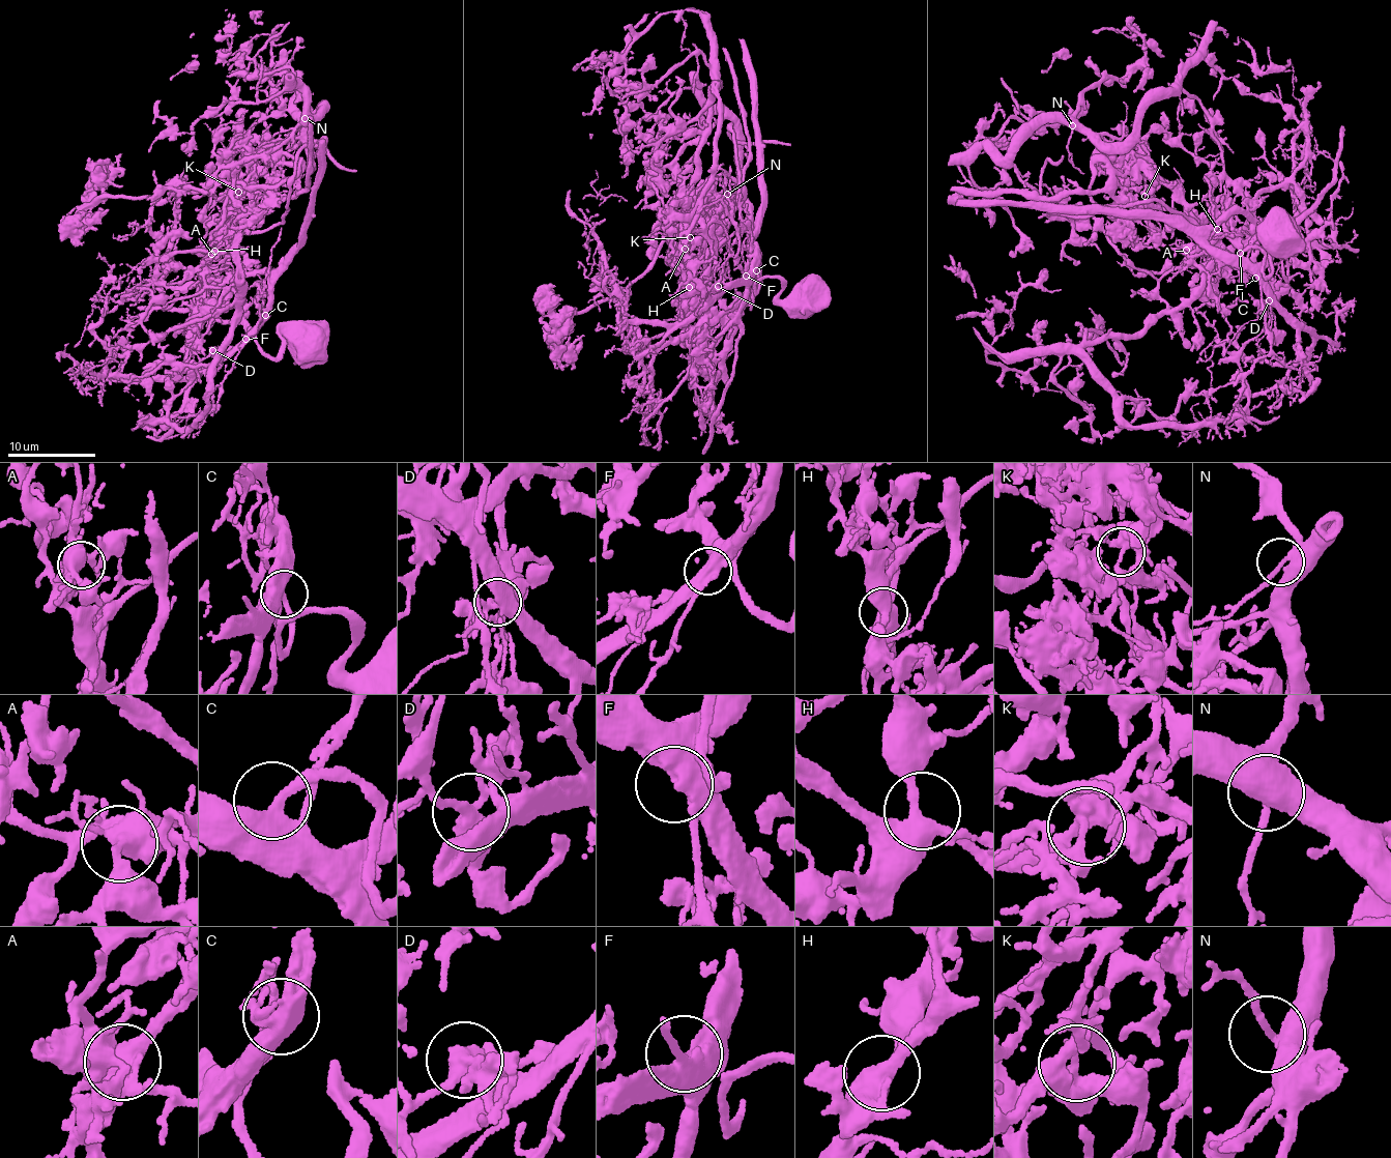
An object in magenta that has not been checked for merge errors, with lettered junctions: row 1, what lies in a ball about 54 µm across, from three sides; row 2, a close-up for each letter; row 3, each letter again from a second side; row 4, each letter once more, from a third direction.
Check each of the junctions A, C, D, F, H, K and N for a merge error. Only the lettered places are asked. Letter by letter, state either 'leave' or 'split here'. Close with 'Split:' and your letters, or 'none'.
A: split here
C: leave
D: split here
F: leave
H: leave
K: split here
N: leave
Split: A, D, K

